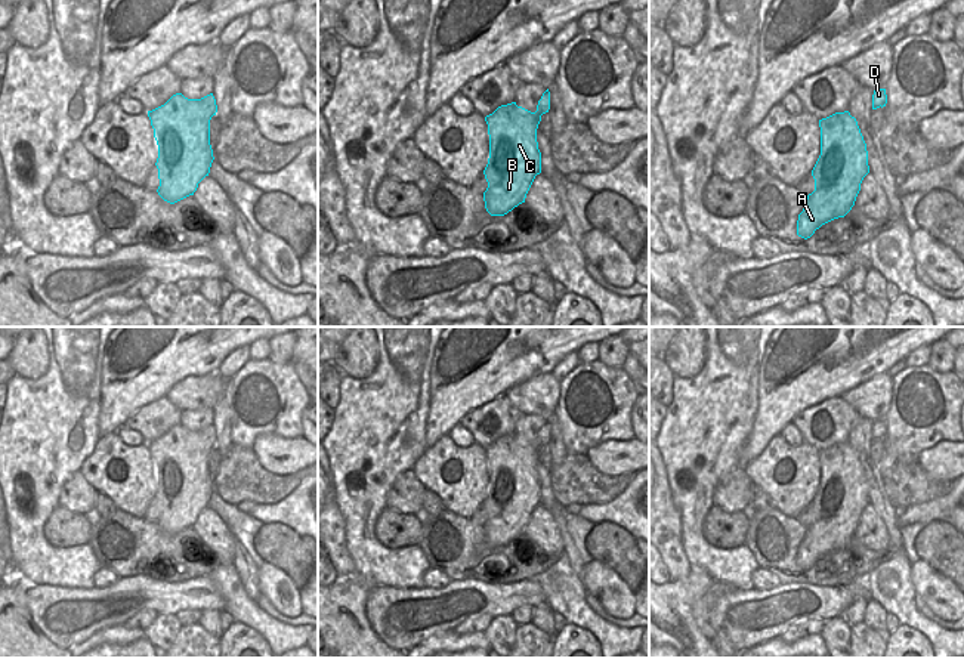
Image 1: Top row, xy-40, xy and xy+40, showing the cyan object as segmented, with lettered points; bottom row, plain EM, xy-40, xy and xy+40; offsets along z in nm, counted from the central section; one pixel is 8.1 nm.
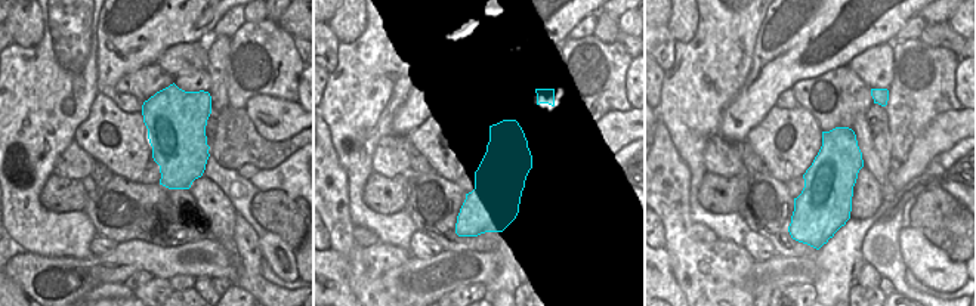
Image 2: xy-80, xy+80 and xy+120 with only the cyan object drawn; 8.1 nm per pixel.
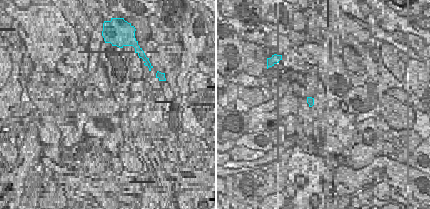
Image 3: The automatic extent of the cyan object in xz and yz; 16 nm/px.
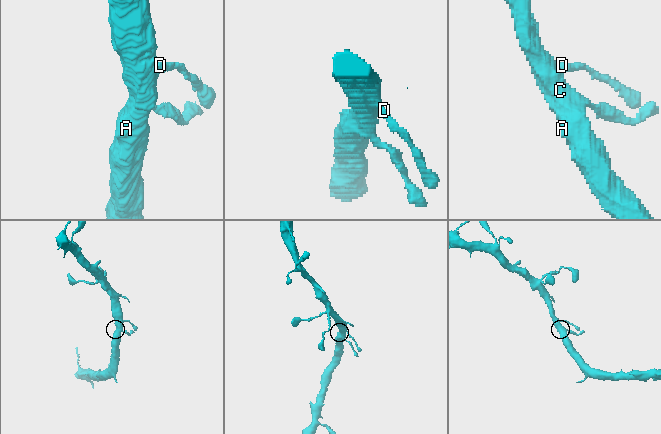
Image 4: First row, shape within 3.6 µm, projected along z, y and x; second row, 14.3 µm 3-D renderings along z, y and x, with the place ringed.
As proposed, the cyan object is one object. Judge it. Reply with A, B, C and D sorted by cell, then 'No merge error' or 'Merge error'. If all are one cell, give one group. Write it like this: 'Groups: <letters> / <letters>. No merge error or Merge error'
Groups: A B C D. No merge error

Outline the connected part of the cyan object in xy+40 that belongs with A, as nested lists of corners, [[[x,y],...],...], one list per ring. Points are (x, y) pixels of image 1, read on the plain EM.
[[[849,442],[819,451],[819,458],[821,486],[812,501],[815,522],[797,552],[797,566],[804,571],[852,541],[869,504],[866,475]]]

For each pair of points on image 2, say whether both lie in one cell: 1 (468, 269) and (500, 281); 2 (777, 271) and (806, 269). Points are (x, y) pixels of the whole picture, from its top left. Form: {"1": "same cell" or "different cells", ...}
{"1": "different cells", "2": "same cell"}

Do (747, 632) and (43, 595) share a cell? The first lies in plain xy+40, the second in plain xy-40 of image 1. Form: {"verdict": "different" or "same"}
{"verdict": "same"}

